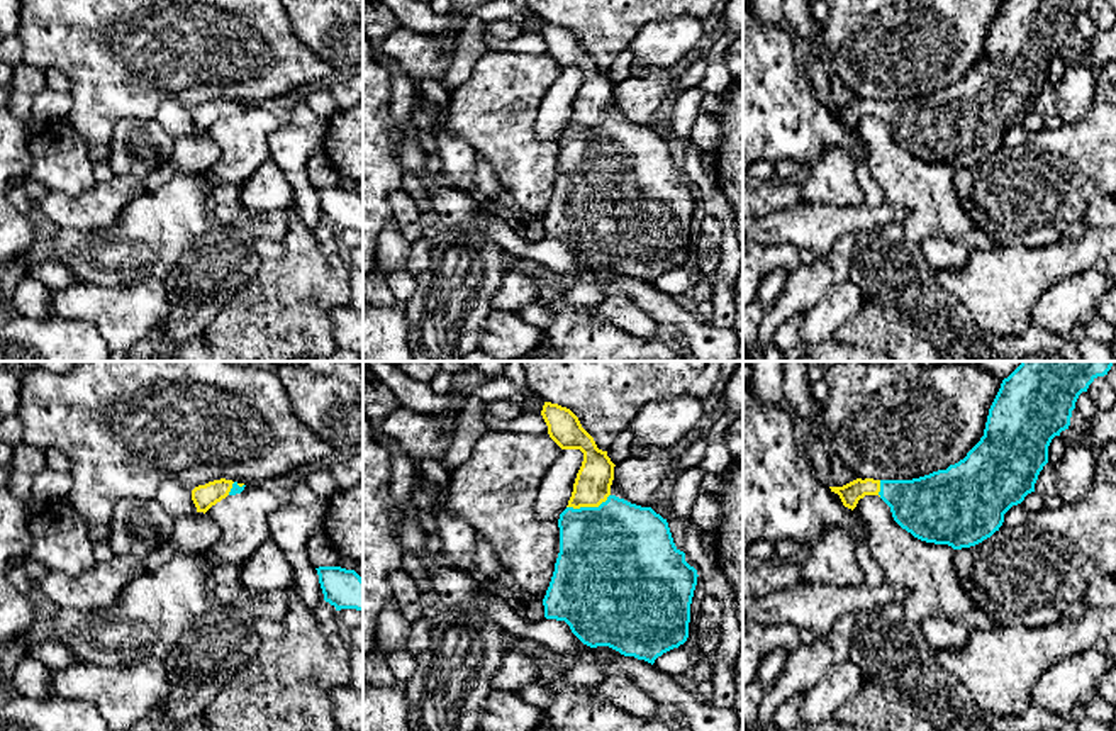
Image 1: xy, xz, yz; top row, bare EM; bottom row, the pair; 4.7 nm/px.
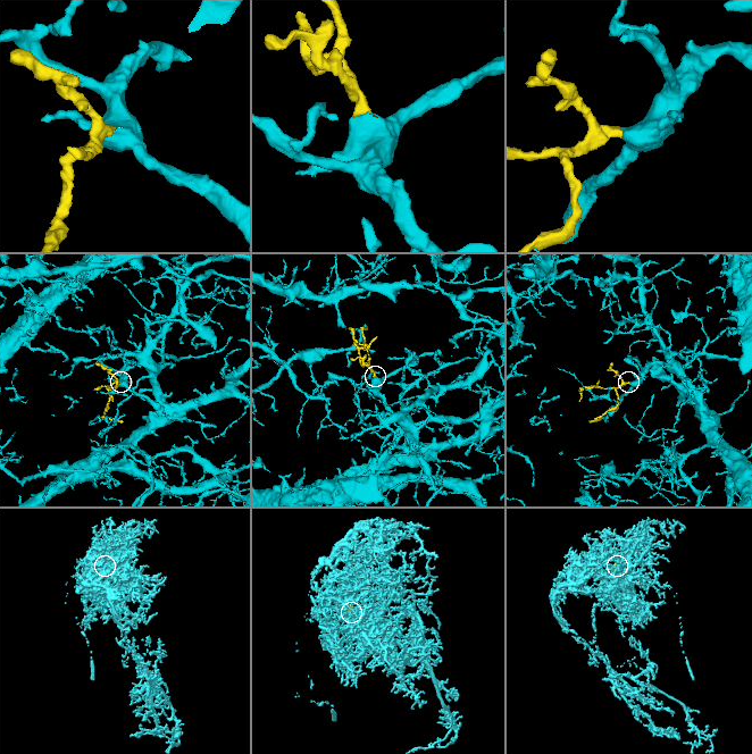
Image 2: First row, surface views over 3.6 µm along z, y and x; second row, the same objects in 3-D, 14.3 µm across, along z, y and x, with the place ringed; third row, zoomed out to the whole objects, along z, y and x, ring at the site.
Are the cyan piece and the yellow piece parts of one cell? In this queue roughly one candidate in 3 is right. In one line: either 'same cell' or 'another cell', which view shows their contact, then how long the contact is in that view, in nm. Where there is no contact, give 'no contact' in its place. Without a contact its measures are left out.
same cell; contact in xz; length 220 nm

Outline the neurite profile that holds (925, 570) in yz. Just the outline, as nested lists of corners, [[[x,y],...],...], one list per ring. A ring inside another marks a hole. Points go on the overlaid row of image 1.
[[[865,495],[853,509],[868,531],[868,550],[885,575],[885,583],[906,590],[904,619],[948,619],[968,631],[989,631],[997,622],[962,587],[953,565],[955,550],[926,543],[902,529],[879,495]]]

